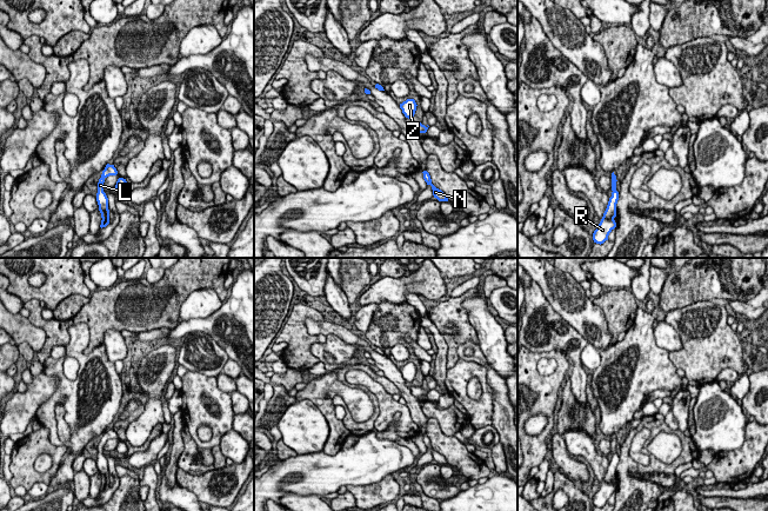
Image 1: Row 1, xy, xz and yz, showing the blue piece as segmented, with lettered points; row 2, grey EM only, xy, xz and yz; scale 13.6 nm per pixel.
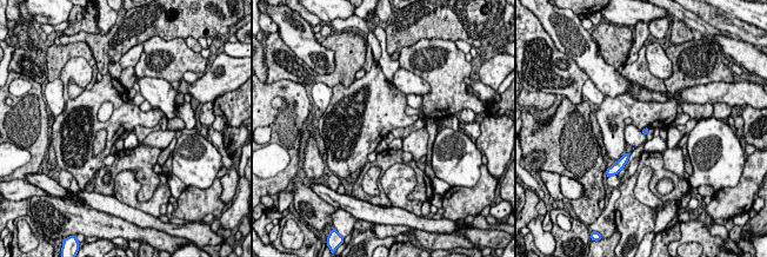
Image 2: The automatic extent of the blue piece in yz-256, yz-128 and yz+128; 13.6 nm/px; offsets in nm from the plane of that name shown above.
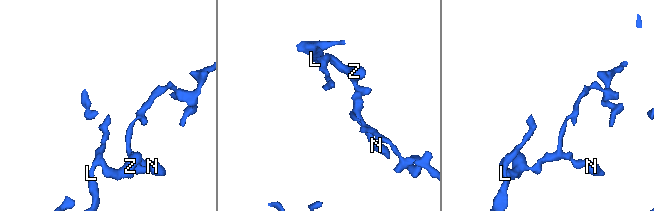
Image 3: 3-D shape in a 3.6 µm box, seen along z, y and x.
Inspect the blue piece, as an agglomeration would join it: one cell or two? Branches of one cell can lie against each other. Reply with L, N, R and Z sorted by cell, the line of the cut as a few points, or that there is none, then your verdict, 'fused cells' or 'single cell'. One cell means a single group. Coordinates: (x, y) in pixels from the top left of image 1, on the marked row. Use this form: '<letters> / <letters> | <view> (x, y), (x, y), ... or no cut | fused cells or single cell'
L N R Z | no cut | single cell

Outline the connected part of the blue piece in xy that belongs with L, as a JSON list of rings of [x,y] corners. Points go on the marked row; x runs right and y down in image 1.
[[[107,164],[98,182],[96,201],[98,201],[99,211],[102,218],[101,225],[100,225],[101,228],[106,227],[109,224],[108,198],[103,192],[103,182],[107,177],[116,175],[116,174],[118,174],[118,171],[114,167],[114,165]]]

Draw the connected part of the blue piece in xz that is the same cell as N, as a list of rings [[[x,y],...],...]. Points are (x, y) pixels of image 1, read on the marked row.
[[[423,171],[422,173],[423,173],[423,179],[427,182],[427,185],[432,186],[434,198],[436,198],[439,201],[448,201],[447,195],[441,190],[436,188],[432,184],[432,179],[430,179],[429,173],[427,171]]]

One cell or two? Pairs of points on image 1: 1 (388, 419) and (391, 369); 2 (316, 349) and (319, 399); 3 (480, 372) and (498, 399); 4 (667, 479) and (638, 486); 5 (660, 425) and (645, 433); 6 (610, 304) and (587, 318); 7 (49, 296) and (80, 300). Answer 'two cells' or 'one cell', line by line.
1: two cells
2: two cells
3: two cells
4: two cells
5: two cells
6: two cells
7: two cells

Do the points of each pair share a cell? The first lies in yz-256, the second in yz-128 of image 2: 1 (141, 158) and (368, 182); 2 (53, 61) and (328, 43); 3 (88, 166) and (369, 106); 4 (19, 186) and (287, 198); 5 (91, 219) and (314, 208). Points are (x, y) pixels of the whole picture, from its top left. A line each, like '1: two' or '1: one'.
1: two
2: one
3: one
4: one
5: one

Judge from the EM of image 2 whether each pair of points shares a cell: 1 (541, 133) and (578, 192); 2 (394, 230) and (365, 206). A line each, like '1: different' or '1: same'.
1: different
2: different

